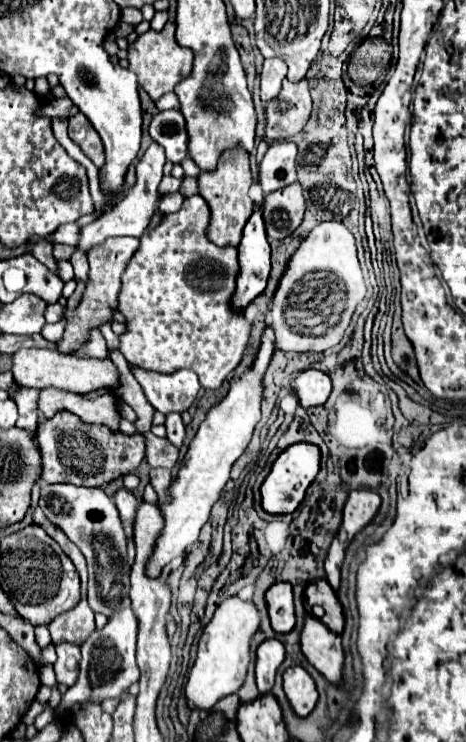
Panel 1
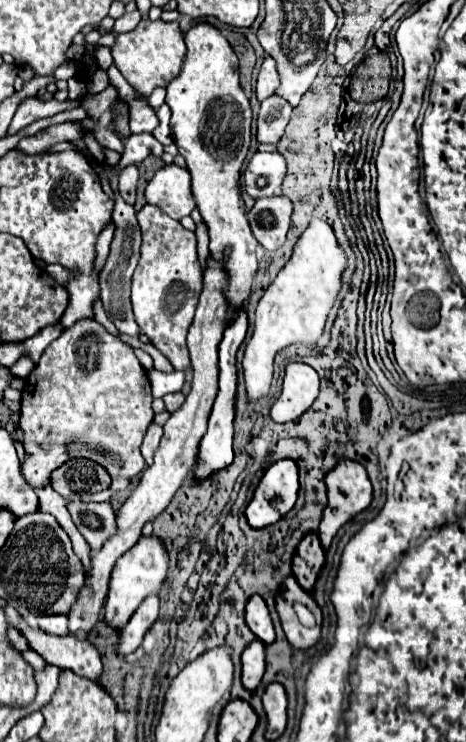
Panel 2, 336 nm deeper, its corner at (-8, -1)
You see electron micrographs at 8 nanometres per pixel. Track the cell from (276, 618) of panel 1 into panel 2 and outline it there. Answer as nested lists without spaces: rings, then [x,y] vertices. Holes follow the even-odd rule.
[[[258,594],[252,596],[246,604],[246,622],[248,622],[250,630],[258,636],[258,640],[262,640],[264,644],[274,642],[274,638],[276,638],[274,624],[272,624],[264,598],[258,598]]]

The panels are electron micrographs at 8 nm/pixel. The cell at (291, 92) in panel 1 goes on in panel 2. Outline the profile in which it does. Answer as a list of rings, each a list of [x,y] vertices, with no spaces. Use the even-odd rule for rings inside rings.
[[[276,94],[266,98],[258,114],[258,134],[256,134],[258,142],[278,144],[292,118],[292,110],[294,108],[284,98],[278,98]]]

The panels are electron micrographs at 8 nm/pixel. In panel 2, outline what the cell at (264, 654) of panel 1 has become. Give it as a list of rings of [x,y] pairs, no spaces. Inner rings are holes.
[[[254,640],[242,654],[242,684],[248,690],[256,690],[266,672],[266,644]]]

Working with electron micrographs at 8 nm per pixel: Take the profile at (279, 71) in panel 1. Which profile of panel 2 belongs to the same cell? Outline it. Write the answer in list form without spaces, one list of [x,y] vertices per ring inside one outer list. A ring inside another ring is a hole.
[[[266,56],[262,62],[262,68],[258,72],[258,84],[256,84],[256,98],[262,102],[268,96],[274,94],[274,90],[278,88],[278,70],[276,70],[276,62]]]

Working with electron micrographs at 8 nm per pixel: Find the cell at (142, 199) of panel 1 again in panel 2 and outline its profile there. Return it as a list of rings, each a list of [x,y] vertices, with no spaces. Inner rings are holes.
[[[176,164],[164,166],[152,176],[146,186],[144,198],[146,204],[158,206],[174,220],[188,216],[196,208],[190,192],[190,174],[186,168],[178,168]]]

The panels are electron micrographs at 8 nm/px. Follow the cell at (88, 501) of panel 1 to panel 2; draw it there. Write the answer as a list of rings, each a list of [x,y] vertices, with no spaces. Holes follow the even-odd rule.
[[[72,500],[66,502],[66,508],[72,516],[72,522],[80,530],[80,534],[86,538],[92,550],[100,550],[102,542],[114,534],[116,524],[114,524],[114,508],[110,502],[82,502],[82,500]]]

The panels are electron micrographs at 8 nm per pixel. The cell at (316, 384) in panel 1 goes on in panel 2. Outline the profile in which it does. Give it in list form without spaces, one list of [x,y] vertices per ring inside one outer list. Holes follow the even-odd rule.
[[[302,362],[288,364],[282,394],[274,402],[270,418],[274,422],[292,422],[314,404],[318,394],[320,394],[318,372]]]

